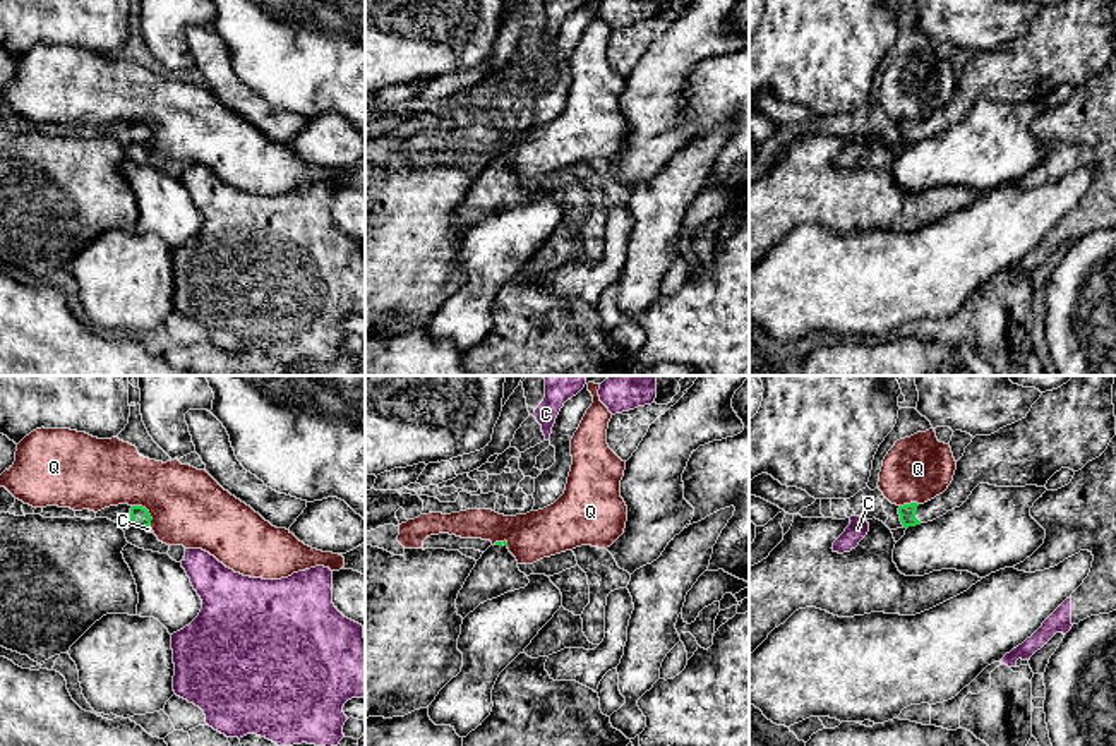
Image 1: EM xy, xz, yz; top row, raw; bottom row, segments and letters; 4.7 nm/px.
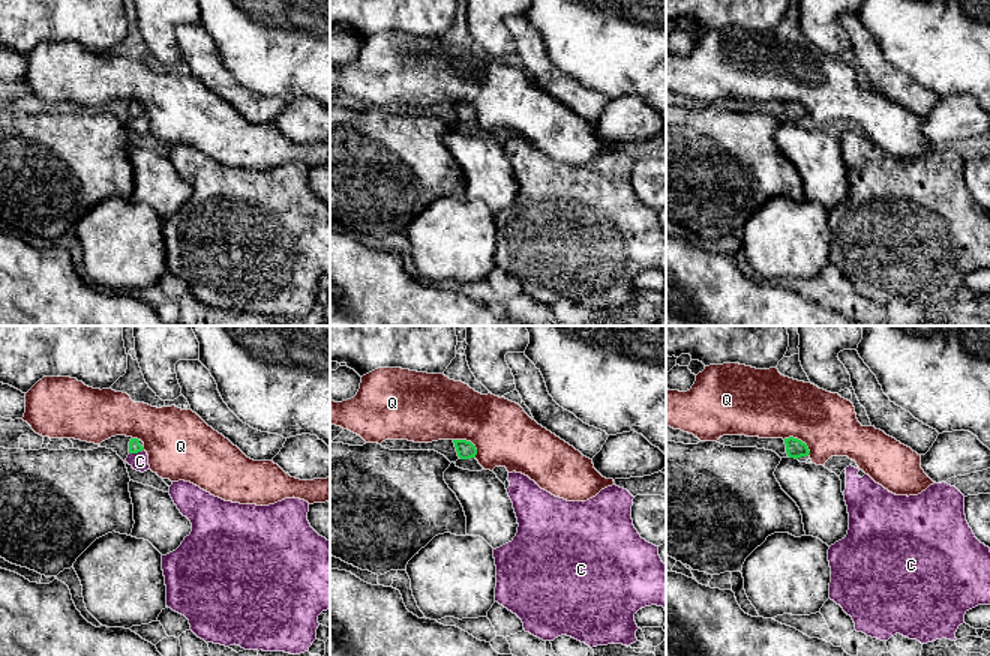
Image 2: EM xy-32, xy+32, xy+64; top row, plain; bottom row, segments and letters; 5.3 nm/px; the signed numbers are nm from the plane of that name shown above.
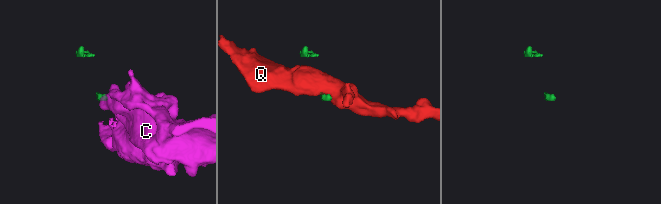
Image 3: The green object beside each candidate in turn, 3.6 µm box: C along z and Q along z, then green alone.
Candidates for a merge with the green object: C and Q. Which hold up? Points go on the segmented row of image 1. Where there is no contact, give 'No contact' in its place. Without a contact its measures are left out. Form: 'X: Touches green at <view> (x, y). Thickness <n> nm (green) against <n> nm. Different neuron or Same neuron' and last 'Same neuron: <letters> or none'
C: Touches green at xy (146, 525). Thickness 90 nm (green) against 30 nm. Different neuron
Q: Touches green at xy (146, 510). Thickness 90 nm (green) against 360 nm. Different neuron
Same neuron: none

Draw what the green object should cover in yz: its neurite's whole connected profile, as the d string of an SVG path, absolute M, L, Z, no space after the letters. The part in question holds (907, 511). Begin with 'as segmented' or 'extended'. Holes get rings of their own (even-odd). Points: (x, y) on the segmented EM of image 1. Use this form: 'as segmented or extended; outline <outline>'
extended; outline M1071 376L1061 388L1042 393L1025 418L991 436L975 436L957 461L953 480L943 494L924 504L910 502L898 508L903 528L933 521L960 508L979 484L1046 487L1061 468L1082 470L1099 458L1116 436L1113 384L1114 376Z

